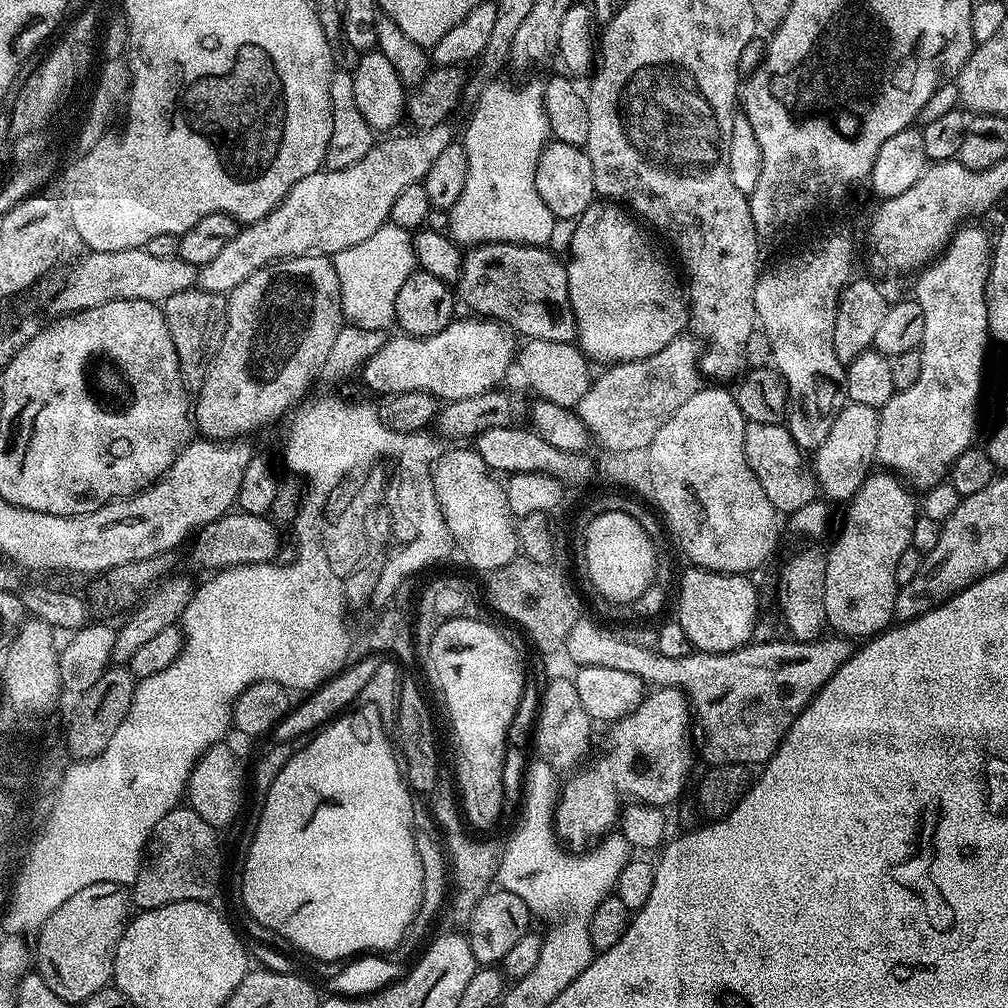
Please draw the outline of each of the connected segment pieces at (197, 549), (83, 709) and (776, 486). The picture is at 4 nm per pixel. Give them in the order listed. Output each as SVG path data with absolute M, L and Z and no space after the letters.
M239 510L227 512L222 518L210 522L195 533L192 544L192 560L200 568L223 570L247 564L266 564L275 561L280 552L281 534L268 516L255 516Z
M112 666L104 672L102 678L98 680L87 694L76 700L76 690L63 687L60 692L58 705L60 706L60 716L64 720L64 730L66 738L64 742L66 748L74 748L72 754L94 754L98 750L104 750L109 745L110 739L114 736L118 726L126 718L129 708L133 702L136 678L132 671L126 666Z
M770 422L745 423L744 441L746 462L750 462L750 470L754 470L754 478L762 482L762 490L766 498L770 498L770 506L774 506L777 513L797 512L802 510L802 506L811 504L817 499L818 485L813 465L804 449L794 442L787 426L783 423L771 424Z

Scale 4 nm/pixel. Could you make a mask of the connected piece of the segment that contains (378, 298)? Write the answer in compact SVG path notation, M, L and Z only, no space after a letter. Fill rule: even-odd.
M389 222L374 230L366 242L358 242L358 246L350 246L331 257L340 283L344 318L351 327L379 332L393 327L398 290L402 290L402 282L418 268L412 255L412 237L409 229Z

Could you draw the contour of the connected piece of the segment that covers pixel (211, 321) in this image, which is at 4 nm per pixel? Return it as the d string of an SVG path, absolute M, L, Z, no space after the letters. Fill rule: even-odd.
M199 286L182 290L178 294L170 294L162 302L166 326L170 330L170 338L174 338L174 350L178 354L180 374L189 389L198 390L206 378L212 359L222 346L222 338L228 325L228 302L221 293L206 292Z

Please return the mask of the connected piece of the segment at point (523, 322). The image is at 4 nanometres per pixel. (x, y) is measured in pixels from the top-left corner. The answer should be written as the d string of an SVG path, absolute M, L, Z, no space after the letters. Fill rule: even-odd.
M477 244L464 252L464 261L458 281L458 300L469 308L469 313L480 318L495 320L513 333L530 340L573 343L577 339L576 319L570 306L568 269L549 249L534 244Z

